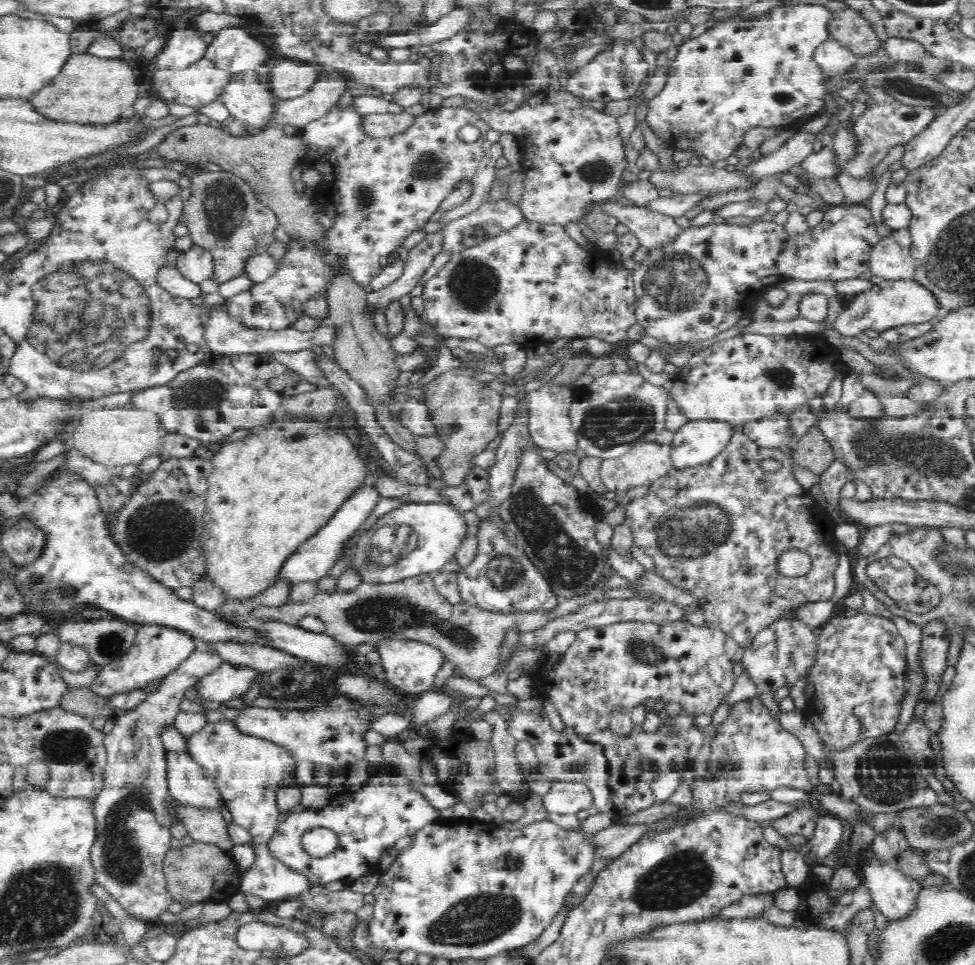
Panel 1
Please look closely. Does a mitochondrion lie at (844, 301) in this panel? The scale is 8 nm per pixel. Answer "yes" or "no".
no

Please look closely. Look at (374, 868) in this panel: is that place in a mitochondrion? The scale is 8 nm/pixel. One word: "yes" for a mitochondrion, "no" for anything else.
no

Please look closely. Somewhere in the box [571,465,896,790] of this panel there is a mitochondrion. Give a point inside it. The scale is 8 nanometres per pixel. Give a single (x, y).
(686, 534)

